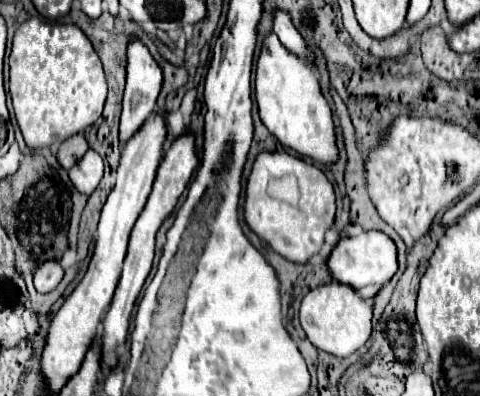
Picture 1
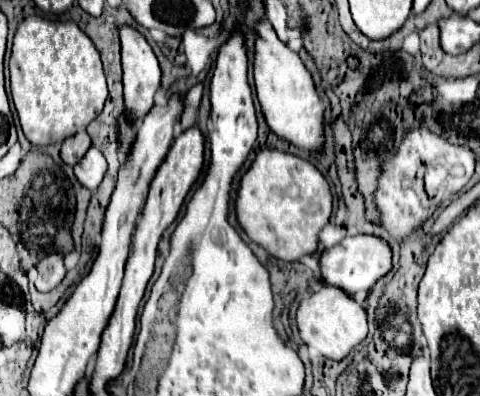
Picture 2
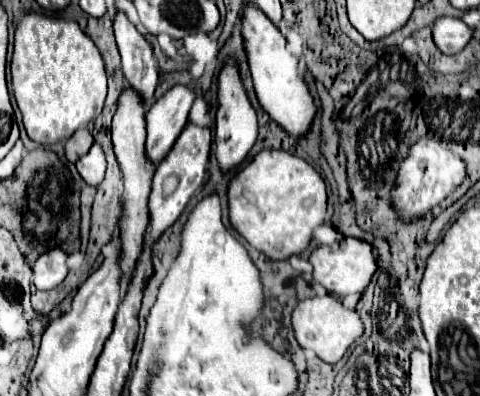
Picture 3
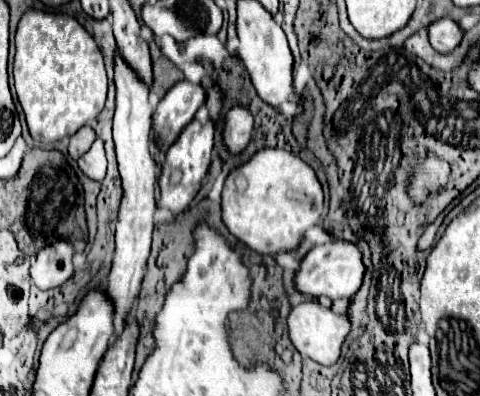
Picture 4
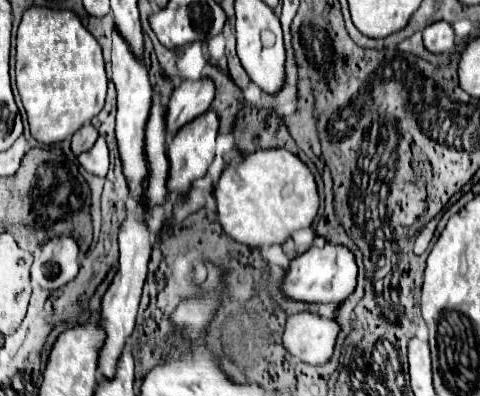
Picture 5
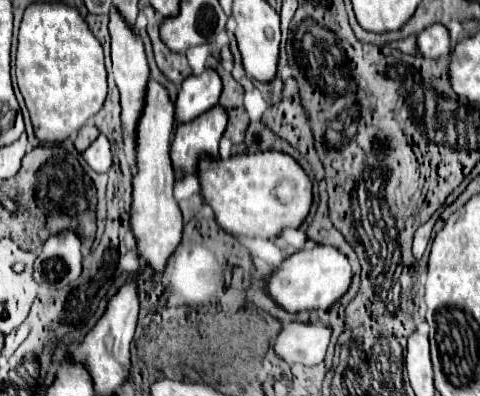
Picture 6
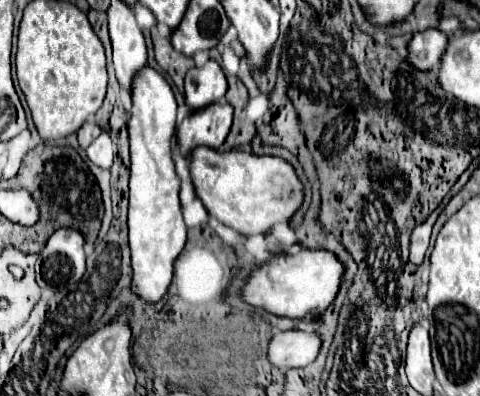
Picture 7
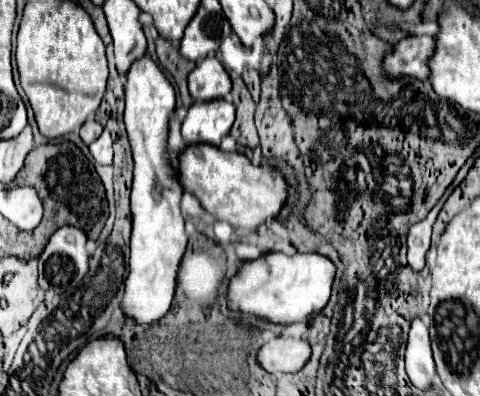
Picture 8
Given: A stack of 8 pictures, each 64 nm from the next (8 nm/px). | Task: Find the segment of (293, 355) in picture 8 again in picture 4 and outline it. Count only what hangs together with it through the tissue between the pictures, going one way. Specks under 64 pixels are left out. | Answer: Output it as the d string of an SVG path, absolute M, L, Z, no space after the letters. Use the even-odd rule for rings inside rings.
M306 300L292 308L292 312L288 316L288 332L290 332L290 340L292 340L294 348L302 356L308 356L324 366L332 366L338 362L342 344L346 342L348 334L352 332L352 322L350 322L348 314L336 314L332 310L332 306L326 306L318 300Z

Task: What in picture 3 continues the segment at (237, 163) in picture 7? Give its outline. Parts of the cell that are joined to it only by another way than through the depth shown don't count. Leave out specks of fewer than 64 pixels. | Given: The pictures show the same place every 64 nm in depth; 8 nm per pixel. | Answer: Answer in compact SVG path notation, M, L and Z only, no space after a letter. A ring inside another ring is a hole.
M262 150L238 172L228 186L230 224L248 240L250 246L272 260L288 260L302 254L312 232L324 222L328 194L322 176L302 158L284 150Z

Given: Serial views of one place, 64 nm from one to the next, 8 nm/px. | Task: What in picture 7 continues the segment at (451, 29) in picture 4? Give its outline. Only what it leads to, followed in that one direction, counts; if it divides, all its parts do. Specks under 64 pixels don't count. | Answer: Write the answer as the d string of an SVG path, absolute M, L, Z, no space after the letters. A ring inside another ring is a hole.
M428 28L414 34L408 44L408 62L418 70L432 70L440 66L440 56L444 54L448 36L438 28Z

